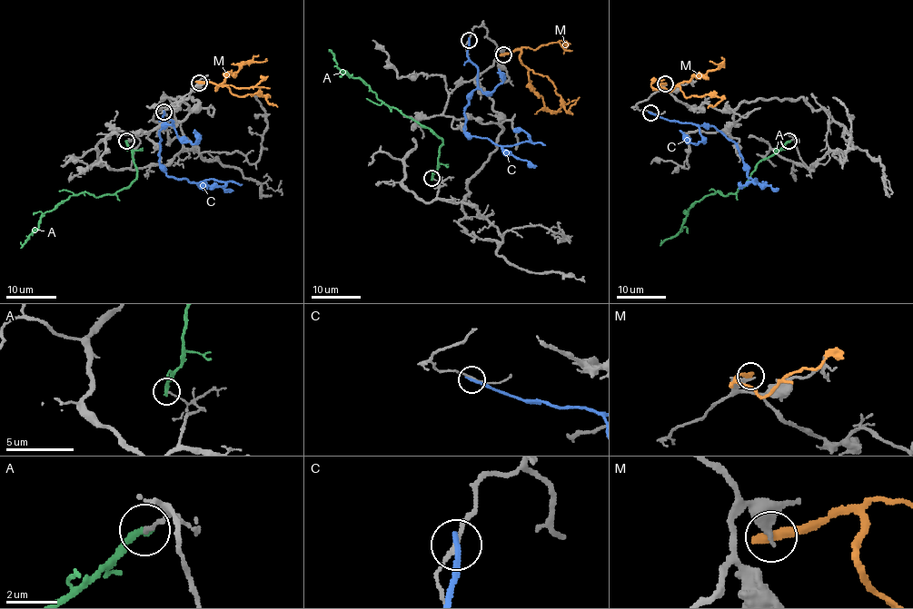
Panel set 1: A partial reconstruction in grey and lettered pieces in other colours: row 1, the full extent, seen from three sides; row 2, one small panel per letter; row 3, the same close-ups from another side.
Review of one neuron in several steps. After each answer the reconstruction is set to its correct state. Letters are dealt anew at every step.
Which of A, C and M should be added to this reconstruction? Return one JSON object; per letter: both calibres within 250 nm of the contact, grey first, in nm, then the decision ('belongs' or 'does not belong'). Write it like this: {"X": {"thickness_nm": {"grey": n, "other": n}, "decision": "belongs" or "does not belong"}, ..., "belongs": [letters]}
{"A": {"thickness_nm": {"grey": 110, "other": 320}, "decision": "does not belong"}, "C": {"thickness_nm": {"grey": 130, "other": 220}, "decision": "does not belong"}, "M": {"thickness_nm": {"grey": 380, "other": 440}, "decision": "does not belong"}, "belongs": []}

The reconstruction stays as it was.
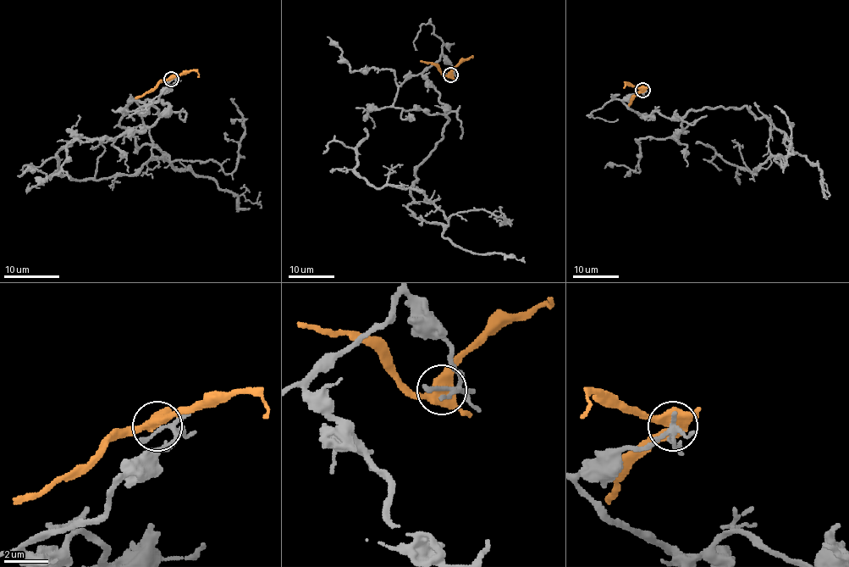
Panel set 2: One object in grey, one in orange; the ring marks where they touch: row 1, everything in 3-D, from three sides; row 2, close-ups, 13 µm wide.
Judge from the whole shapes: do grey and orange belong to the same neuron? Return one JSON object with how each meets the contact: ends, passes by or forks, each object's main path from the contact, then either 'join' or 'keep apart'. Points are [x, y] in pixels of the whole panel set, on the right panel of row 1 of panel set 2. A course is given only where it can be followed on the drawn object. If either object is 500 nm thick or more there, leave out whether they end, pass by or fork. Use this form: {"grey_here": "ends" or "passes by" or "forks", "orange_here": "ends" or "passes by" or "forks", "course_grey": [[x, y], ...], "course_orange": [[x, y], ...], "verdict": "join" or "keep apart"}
{"grey_here": "forks", "orange_here": "forks", "course_grey": [[642, 90], [622, 102], [649, 116], [745, 106], [793, 152], [753, 174], [716, 154], [708, 161], [721, 170]], "course_orange": [[642, 90], [630, 106]], "verdict": "keep apart"}

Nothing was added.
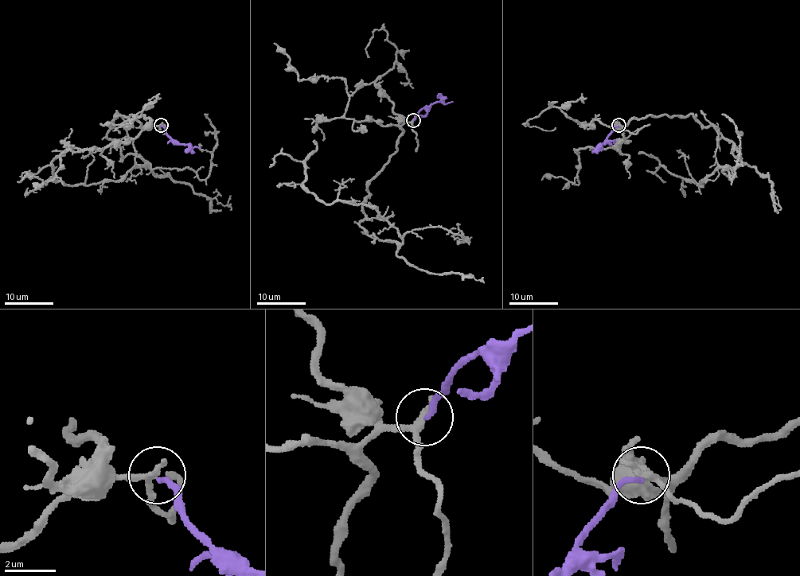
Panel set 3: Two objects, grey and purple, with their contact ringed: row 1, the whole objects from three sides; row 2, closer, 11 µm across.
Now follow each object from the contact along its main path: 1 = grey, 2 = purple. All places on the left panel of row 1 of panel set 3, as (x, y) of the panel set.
1: (161, 125), (116, 114), (107, 137), (124, 157), (149, 162), (119, 180), (68, 184), (49, 165), (17, 182)
2: (161, 126), (179, 143), (200, 148)

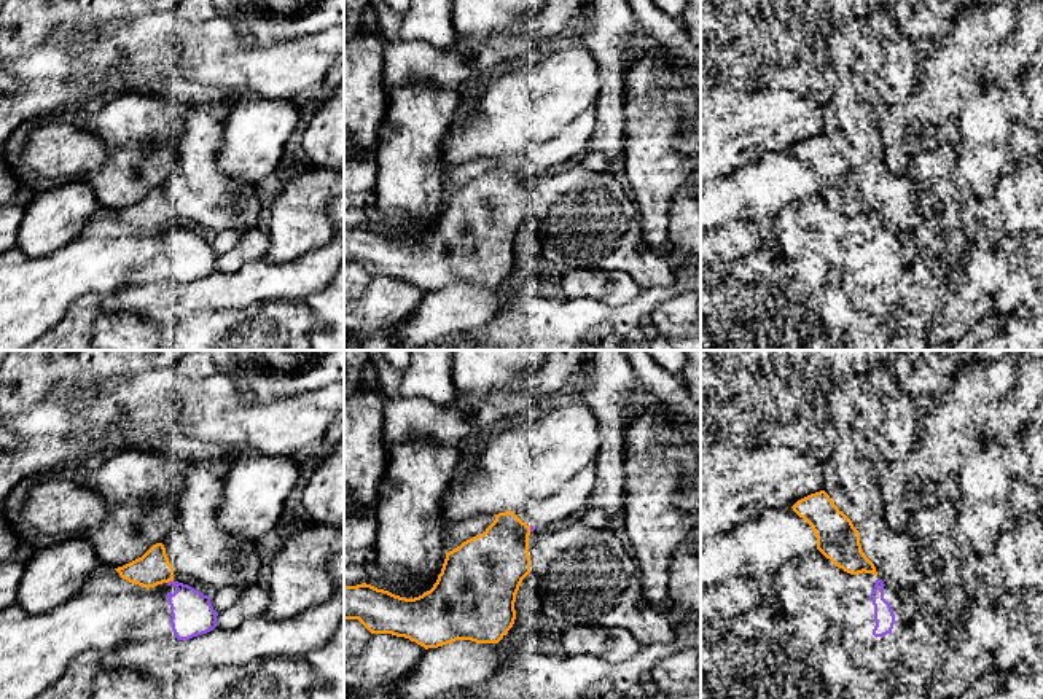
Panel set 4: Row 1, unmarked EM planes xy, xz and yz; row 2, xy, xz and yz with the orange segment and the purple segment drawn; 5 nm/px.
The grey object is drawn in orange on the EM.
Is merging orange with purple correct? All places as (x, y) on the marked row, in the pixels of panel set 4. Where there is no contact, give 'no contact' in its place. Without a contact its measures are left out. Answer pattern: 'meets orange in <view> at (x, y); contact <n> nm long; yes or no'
meets orange in xy at (169, 580); contact 40 nm long; no

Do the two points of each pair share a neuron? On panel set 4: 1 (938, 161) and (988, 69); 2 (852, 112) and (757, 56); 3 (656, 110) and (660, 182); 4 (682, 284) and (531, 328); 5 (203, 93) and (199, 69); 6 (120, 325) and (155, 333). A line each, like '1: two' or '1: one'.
1: one
2: one
3: one
4: one
5: two
6: one

